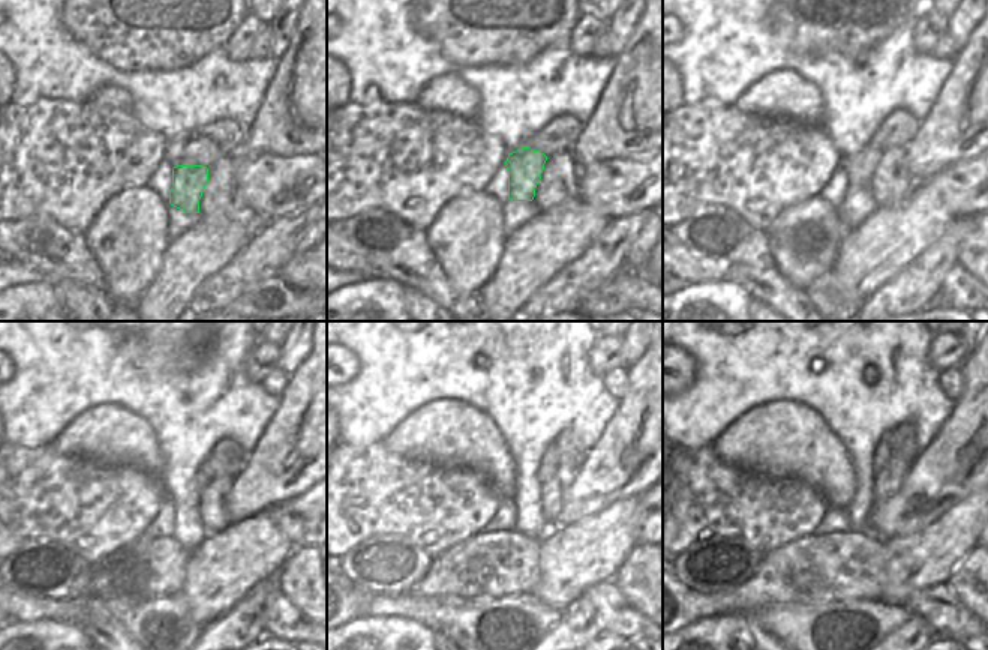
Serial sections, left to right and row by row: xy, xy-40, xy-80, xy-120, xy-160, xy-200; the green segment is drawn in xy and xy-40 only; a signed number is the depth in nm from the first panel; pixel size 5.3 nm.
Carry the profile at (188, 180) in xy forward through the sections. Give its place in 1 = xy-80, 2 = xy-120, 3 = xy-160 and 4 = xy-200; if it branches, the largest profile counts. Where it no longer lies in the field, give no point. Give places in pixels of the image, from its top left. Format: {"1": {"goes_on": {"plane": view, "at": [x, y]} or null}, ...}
{"1": {"goes_on": {"plane": "xy-80", "at": [859, 167]}}, "2": {"goes_on": {"plane": "xy-120", "at": [204, 476]}}, "3": {"goes_on": {"plane": "xy-160", "at": [549, 464]}}, "4": {"goes_on": {"plane": "xy-200", "at": [882, 452]}}}

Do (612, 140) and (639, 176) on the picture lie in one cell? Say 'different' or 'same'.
different

